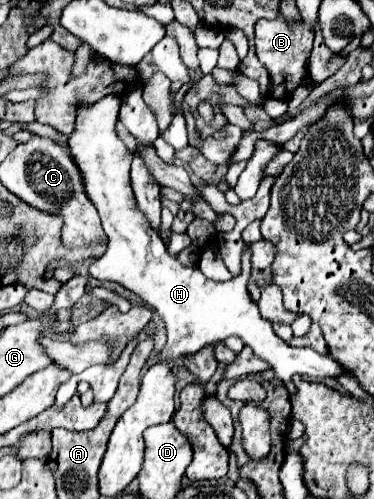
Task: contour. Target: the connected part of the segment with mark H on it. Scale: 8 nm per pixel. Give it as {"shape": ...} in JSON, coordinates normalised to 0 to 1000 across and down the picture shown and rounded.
{"shape":[[[283,190],[278,198],[241,210],[214,206],[203,214],[198,263],[182,271],[182,303],[203,335],[214,335],[225,383],[257,415],[273,459],[289,475],[283,507],[235,531],[241,555],[262,563],[305,563],[406,611],[406,619],[444,647],[449,663],[449,687],[428,707],[433,719],[481,719],[503,707],[535,703],[551,691],[594,687],[604,675],[631,671],[695,719],[727,731],[733,747],[759,764],[775,792],[791,786],[778,764],[786,747],[829,760],[898,760],[920,752],[920,735],[893,723],[888,711],[856,711],[840,699],[775,695],[727,663],[727,647],[695,635],[684,607],[658,583],[658,563],[668,555],[663,491],[647,503],[647,551],[626,555],[620,563],[567,563],[545,555],[529,535],[487,535],[471,515],[449,511],[422,463],[401,455],[396,439],[385,439],[380,423],[364,415],[364,395],[353,391],[348,375],[348,327],[358,311],[310,267],[316,222],[321,198],[310,190]]]}

